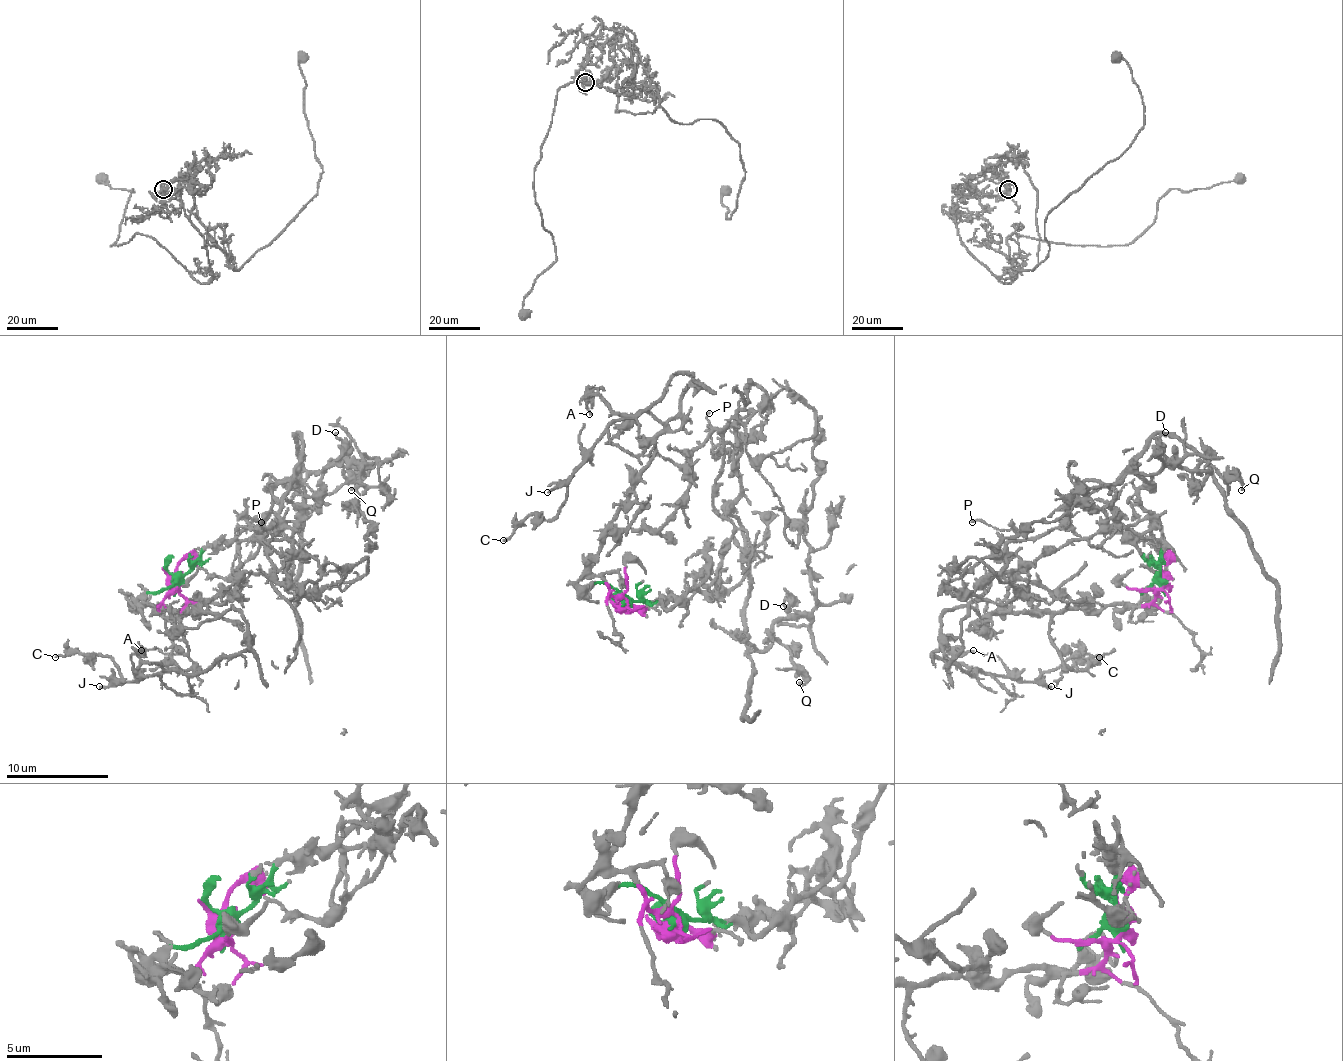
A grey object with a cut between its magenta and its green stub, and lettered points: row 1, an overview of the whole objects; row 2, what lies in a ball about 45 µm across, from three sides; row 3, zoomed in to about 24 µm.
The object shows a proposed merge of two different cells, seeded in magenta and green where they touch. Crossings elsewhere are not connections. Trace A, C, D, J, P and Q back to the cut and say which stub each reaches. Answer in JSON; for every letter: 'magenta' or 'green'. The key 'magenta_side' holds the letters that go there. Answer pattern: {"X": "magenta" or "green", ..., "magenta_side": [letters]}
{"A": "magenta", "C": "magenta", "D": "green", "J": "magenta", "P": "green", "Q": "green", "magenta_side": ["A", "C", "J"]}

